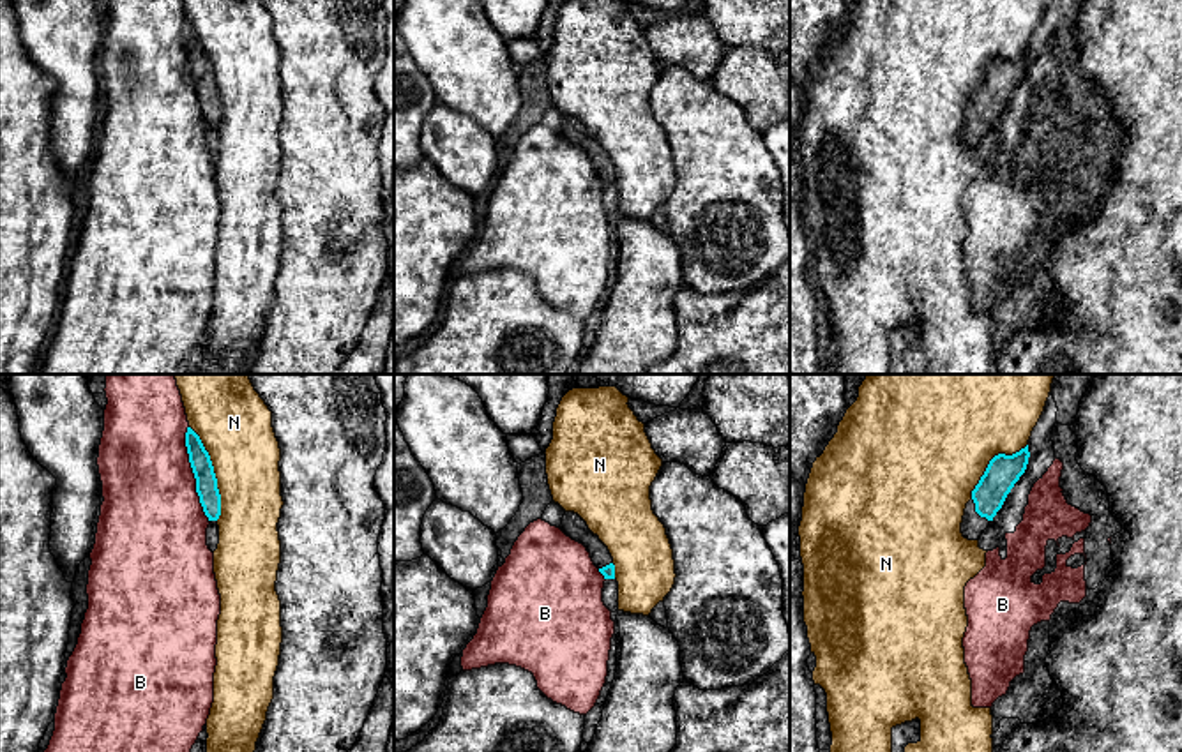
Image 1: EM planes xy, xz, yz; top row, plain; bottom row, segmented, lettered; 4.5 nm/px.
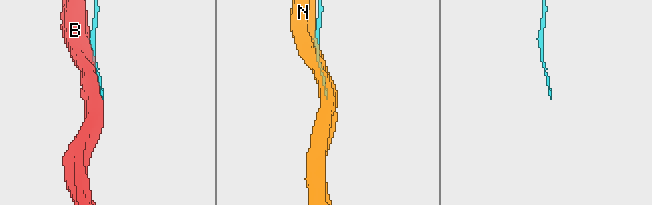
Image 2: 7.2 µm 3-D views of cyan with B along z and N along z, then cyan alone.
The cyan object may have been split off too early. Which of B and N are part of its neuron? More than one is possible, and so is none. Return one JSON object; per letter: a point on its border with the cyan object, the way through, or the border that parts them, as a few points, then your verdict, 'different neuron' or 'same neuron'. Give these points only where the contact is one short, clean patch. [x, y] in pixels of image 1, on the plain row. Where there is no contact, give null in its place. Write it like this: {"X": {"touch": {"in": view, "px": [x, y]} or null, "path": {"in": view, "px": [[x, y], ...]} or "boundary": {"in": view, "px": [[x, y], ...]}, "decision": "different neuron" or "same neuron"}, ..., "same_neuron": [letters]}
{"B": {"touch": {"in": "xy", "px": [193, 76]}, "decision": "different neuron"}, "N": {"touch": {"in": "xy", "px": [214, 78]}, "decision": "different neuron"}, "same_neuron": []}

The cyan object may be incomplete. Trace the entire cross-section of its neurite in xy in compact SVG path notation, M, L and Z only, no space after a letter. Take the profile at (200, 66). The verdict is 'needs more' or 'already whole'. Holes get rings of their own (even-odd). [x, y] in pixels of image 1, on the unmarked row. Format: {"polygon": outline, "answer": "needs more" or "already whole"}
{"polygon": "M187 32L186 51L189 67L196 83L196 97L208 125L217 125L221 120L221 99L217 83L208 56L205 55L200 41Z", "answer": "already whole"}

